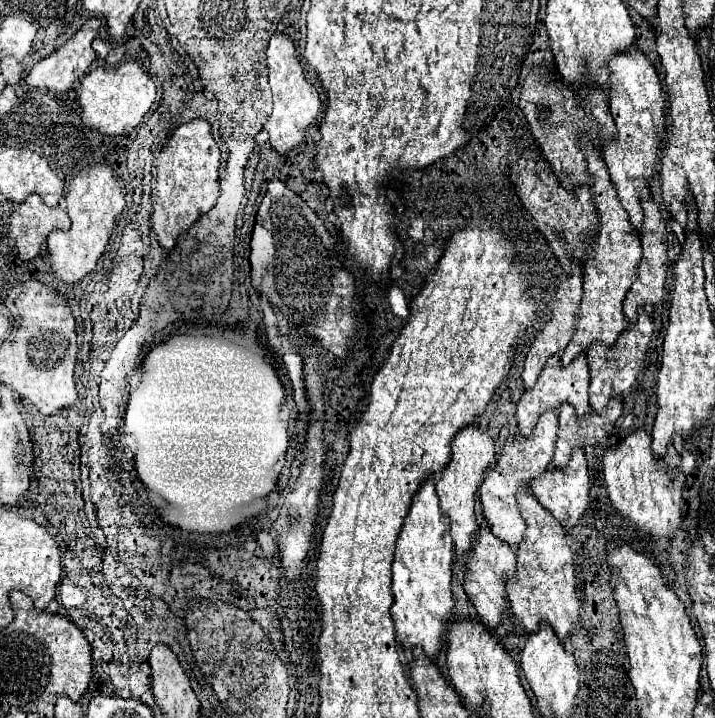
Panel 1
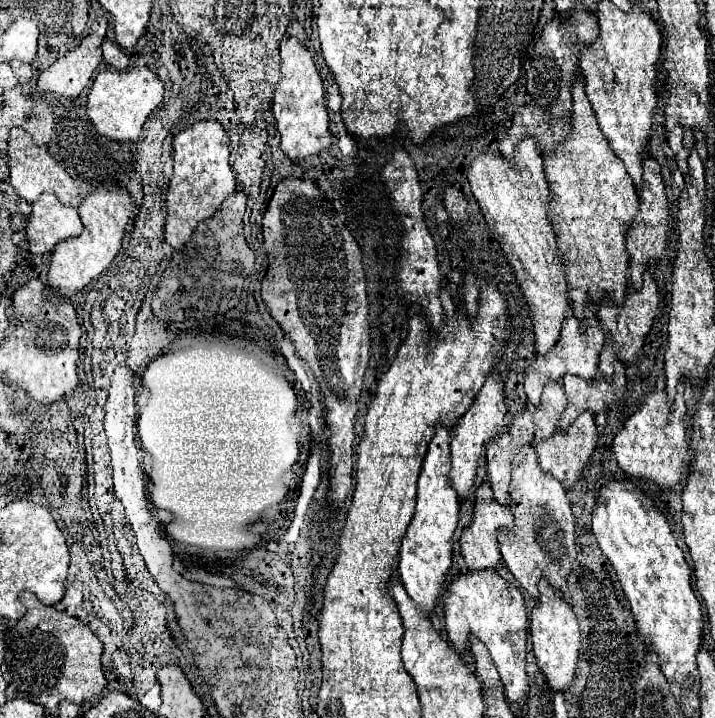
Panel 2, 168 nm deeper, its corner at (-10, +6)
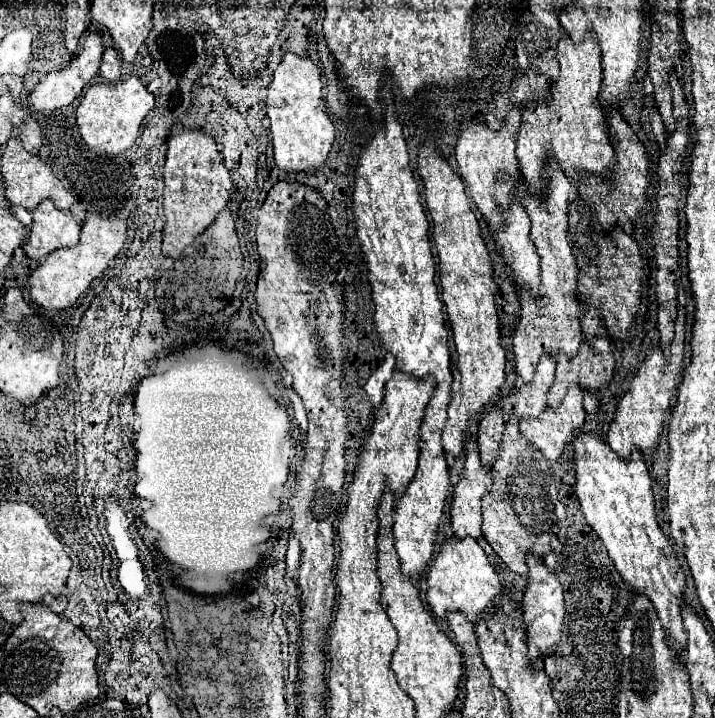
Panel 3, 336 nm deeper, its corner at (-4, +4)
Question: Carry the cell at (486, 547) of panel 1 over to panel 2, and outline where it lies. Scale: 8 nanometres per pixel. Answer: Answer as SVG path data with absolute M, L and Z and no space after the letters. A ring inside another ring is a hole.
M485 481L481 487L475 489L475 505L473 505L473 521L467 527L467 531L461 533L459 543L461 543L461 553L467 561L467 567L471 571L477 569L493 569L497 567L497 563L501 561L501 553L499 553L499 543L497 543L497 529L499 527L511 527L513 523L513 513L509 507L503 507L495 501L493 491L489 487L489 483Z

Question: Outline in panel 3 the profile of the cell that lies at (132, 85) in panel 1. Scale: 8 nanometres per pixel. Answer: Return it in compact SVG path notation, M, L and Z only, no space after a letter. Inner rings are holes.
M131 75L127 81L121 83L95 83L87 89L85 97L77 107L77 125L79 135L87 145L99 145L95 153L123 153L129 149L137 135L145 115L153 109L155 97L147 91L147 87L139 81L139 77Z

